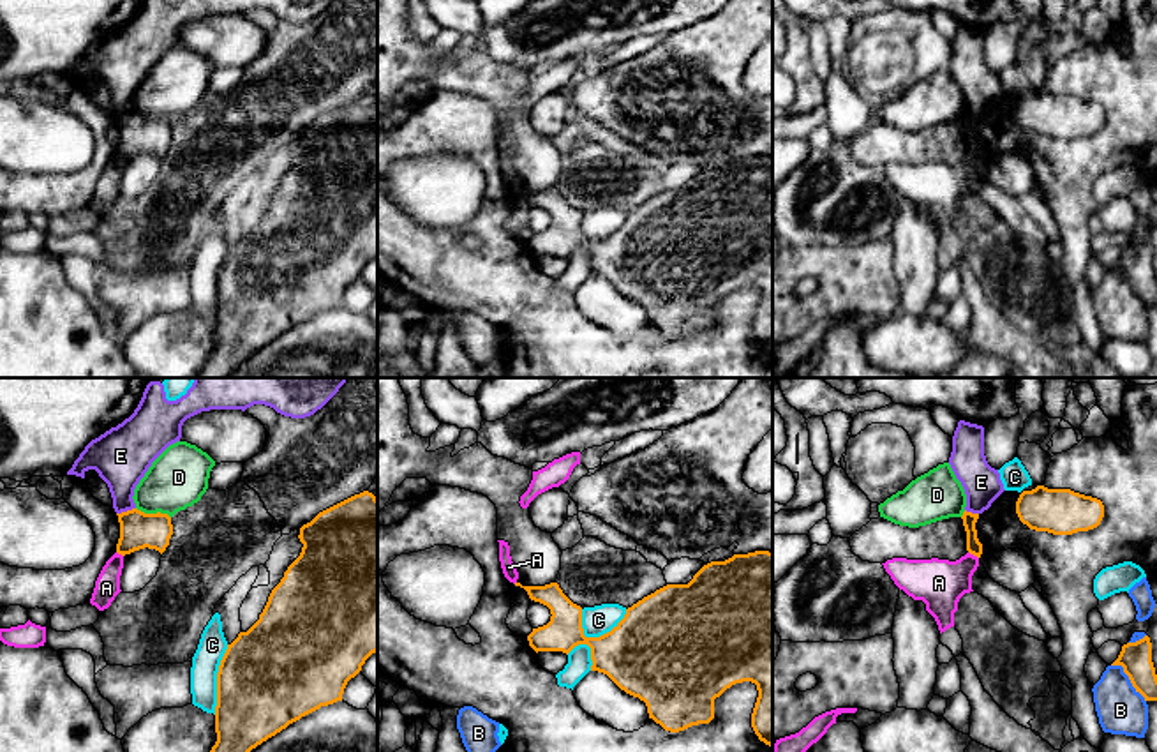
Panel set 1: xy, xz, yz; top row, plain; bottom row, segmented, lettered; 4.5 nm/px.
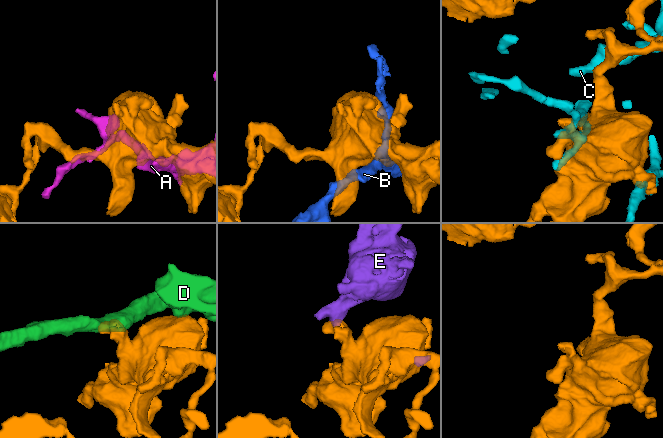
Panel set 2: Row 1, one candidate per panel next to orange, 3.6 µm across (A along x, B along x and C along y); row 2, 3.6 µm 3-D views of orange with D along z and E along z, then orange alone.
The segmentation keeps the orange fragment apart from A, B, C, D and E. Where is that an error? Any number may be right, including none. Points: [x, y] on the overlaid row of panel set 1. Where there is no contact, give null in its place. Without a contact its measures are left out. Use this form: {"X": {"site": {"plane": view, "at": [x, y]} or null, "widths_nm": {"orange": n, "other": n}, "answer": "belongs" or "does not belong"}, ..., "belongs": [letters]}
{"A": {"site": {"plane": "yz", "at": [974, 555]}, "widths_nm": {"orange": 70, "other": 220}, "answer": "does not belong"}, "B": {"site": {"plane": "yz", "at": [1129, 678]}, "widths_nm": {"orange": 140, "other": 220}, "answer": "does not belong"}, "C": {"site": {"plane": "xz", "at": [607, 632]}, "widths_nm": {"orange": 460, "other": 140}, "answer": "does not belong"}, "D": {"site": {"plane": "xy", "at": [154, 514]}, "widths_nm": {"orange": 170, "other": 280}, "answer": "does not belong"}, "E": {"site": {"plane": "xy", "at": [127, 511]}, "widths_nm": {"orange": 170, "other": 260}, "answer": "does not belong"}, "belongs": []}

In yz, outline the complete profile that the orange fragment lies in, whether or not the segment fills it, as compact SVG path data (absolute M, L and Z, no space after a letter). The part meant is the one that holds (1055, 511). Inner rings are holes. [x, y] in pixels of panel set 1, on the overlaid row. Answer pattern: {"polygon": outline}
{"polygon": "M1037 485L1019 494L1016 514L1030 530L1072 535L1097 528L1104 517L1104 505L1071 489Z"}

